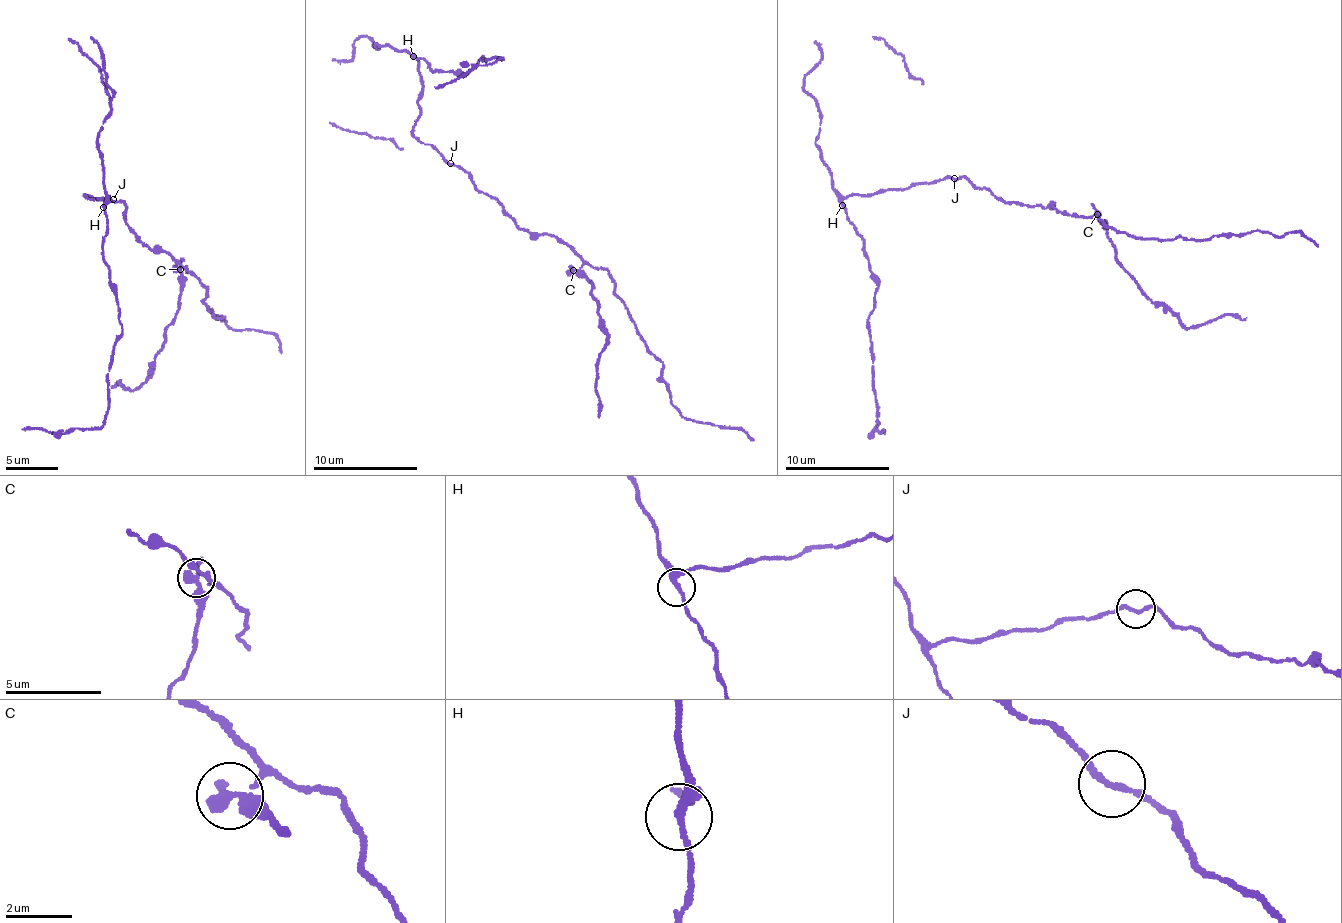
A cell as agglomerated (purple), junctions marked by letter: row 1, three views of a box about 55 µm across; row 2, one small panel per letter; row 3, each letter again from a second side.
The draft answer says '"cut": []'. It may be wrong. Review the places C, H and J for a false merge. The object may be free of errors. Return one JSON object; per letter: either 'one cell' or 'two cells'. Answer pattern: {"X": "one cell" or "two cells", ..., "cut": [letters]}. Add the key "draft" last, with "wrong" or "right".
{"C": "two cells", "H": "one cell", "J": "one cell", "cut": ["C"], "draft": "wrong"}

